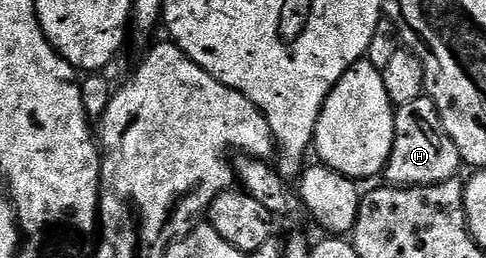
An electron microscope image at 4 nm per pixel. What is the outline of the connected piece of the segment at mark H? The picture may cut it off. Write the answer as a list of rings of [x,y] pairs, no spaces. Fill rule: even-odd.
[[[422,96],[412,103],[397,106],[394,114],[394,142],[392,155],[384,170],[384,177],[391,185],[435,185],[441,181],[452,181],[459,176],[458,168],[464,162],[456,143],[444,131],[444,123],[432,98]]]

